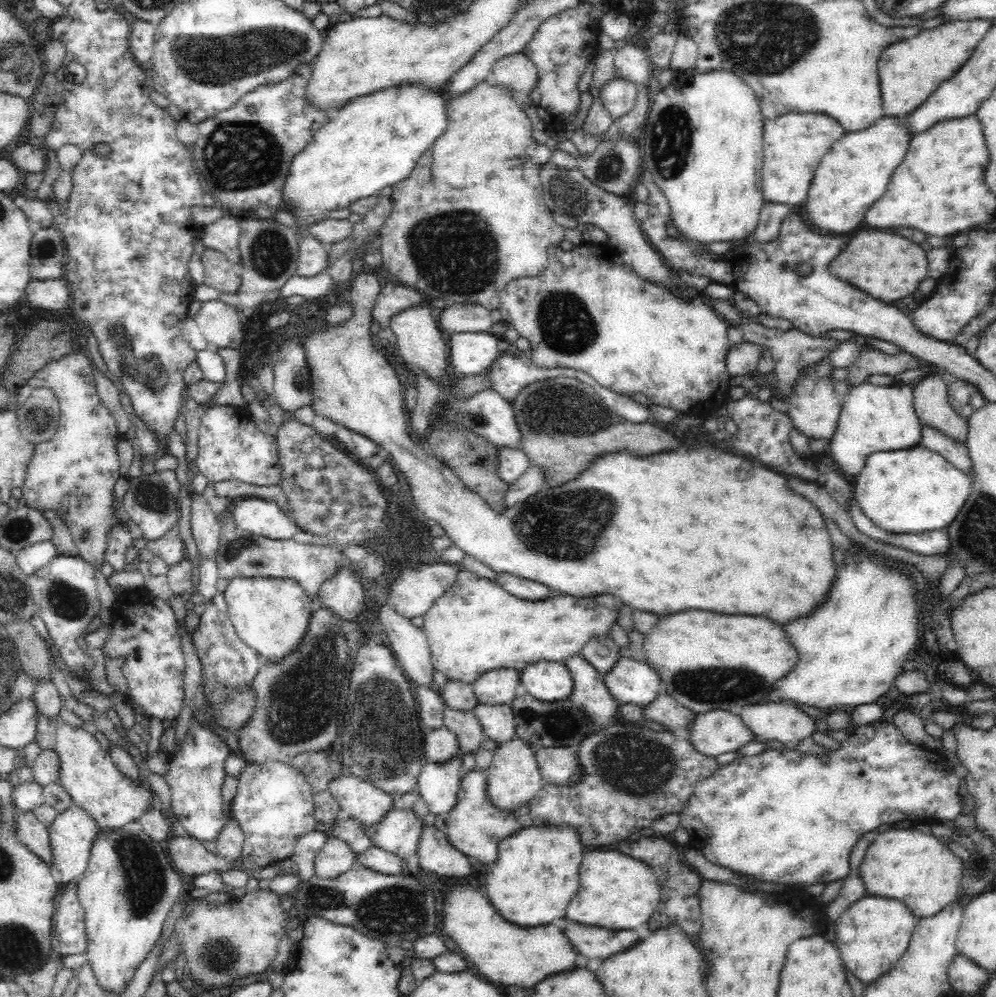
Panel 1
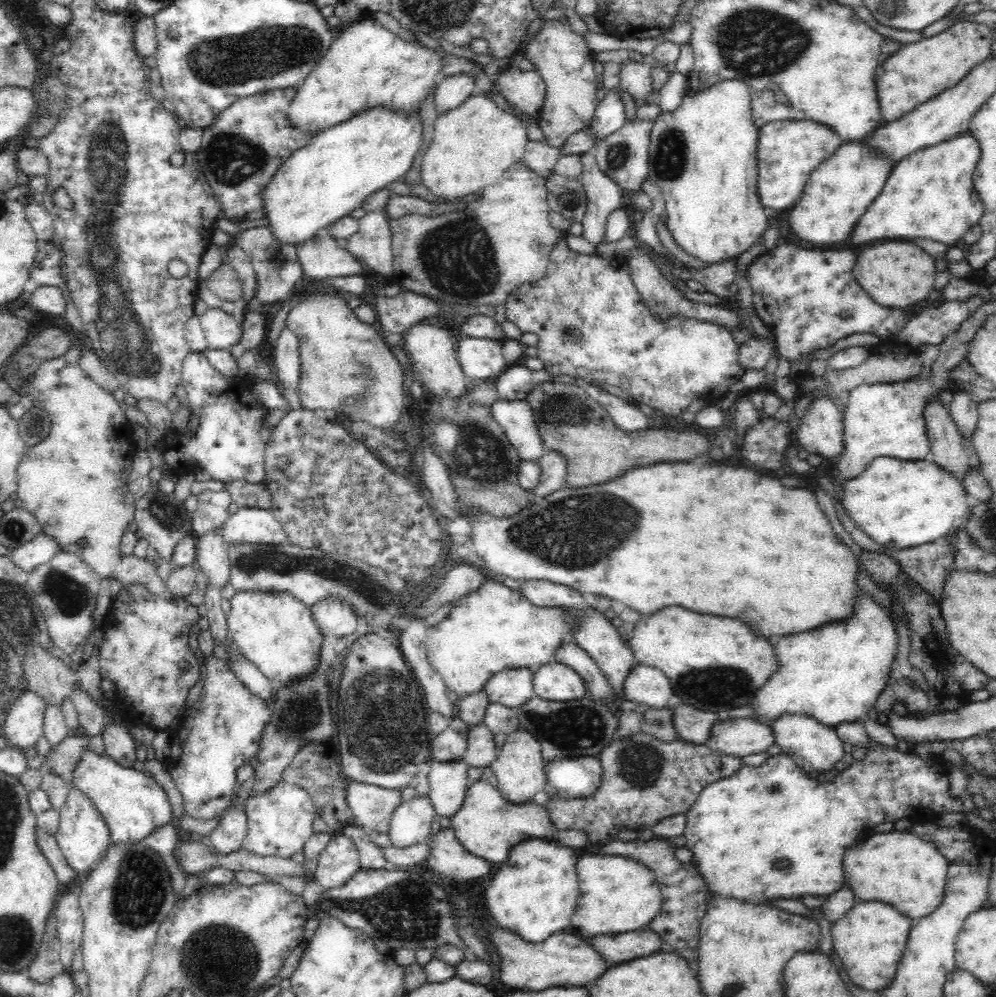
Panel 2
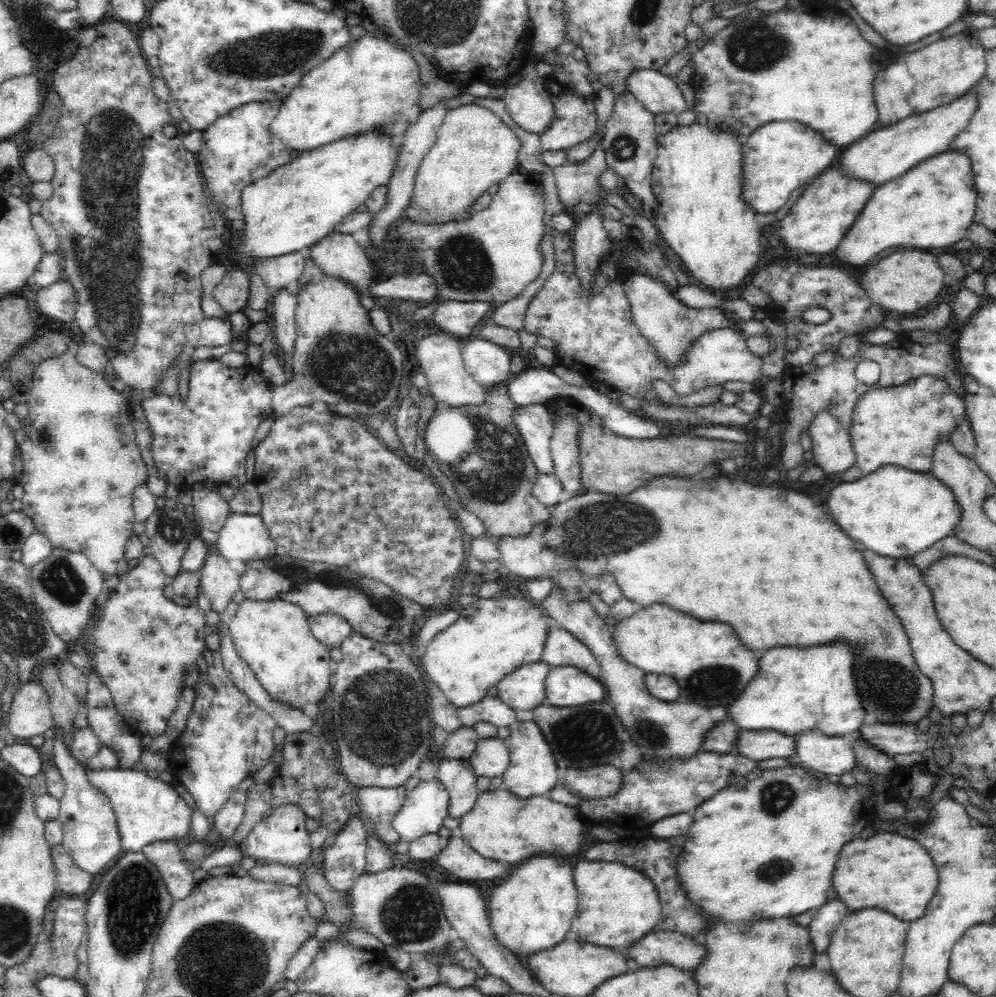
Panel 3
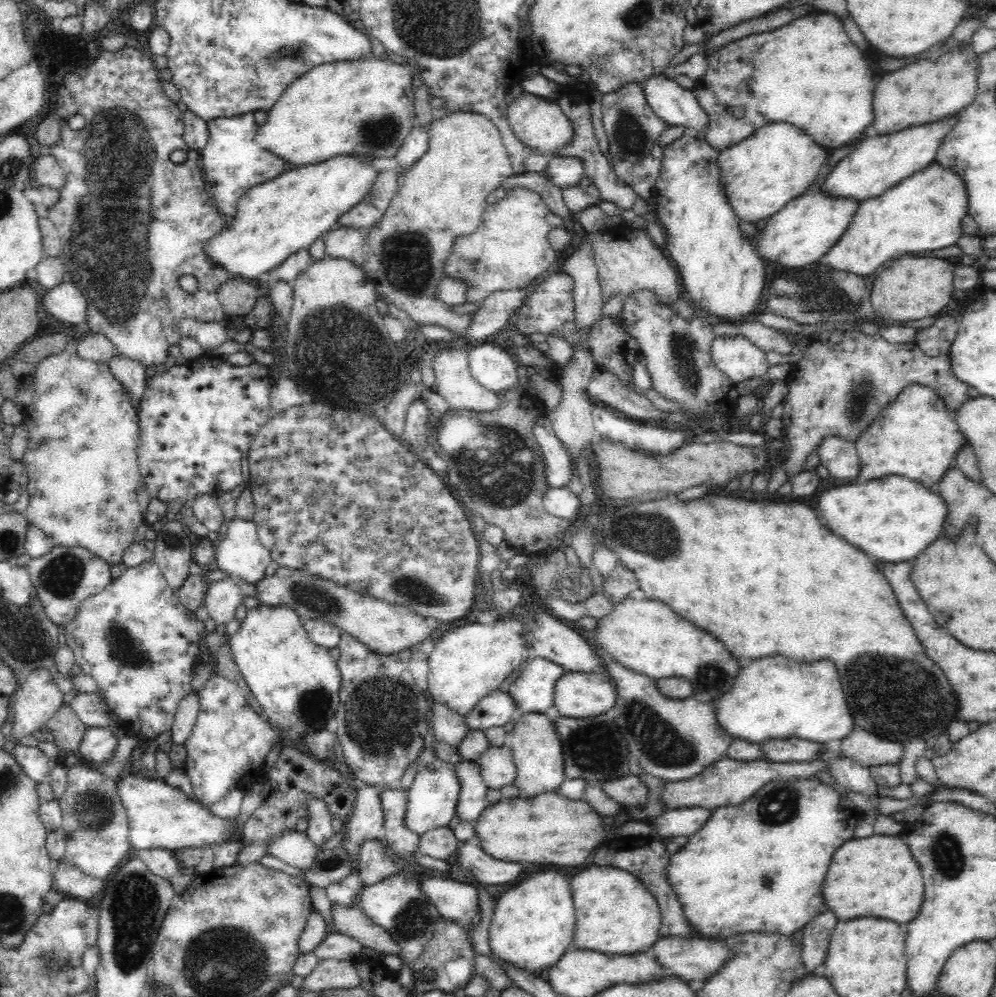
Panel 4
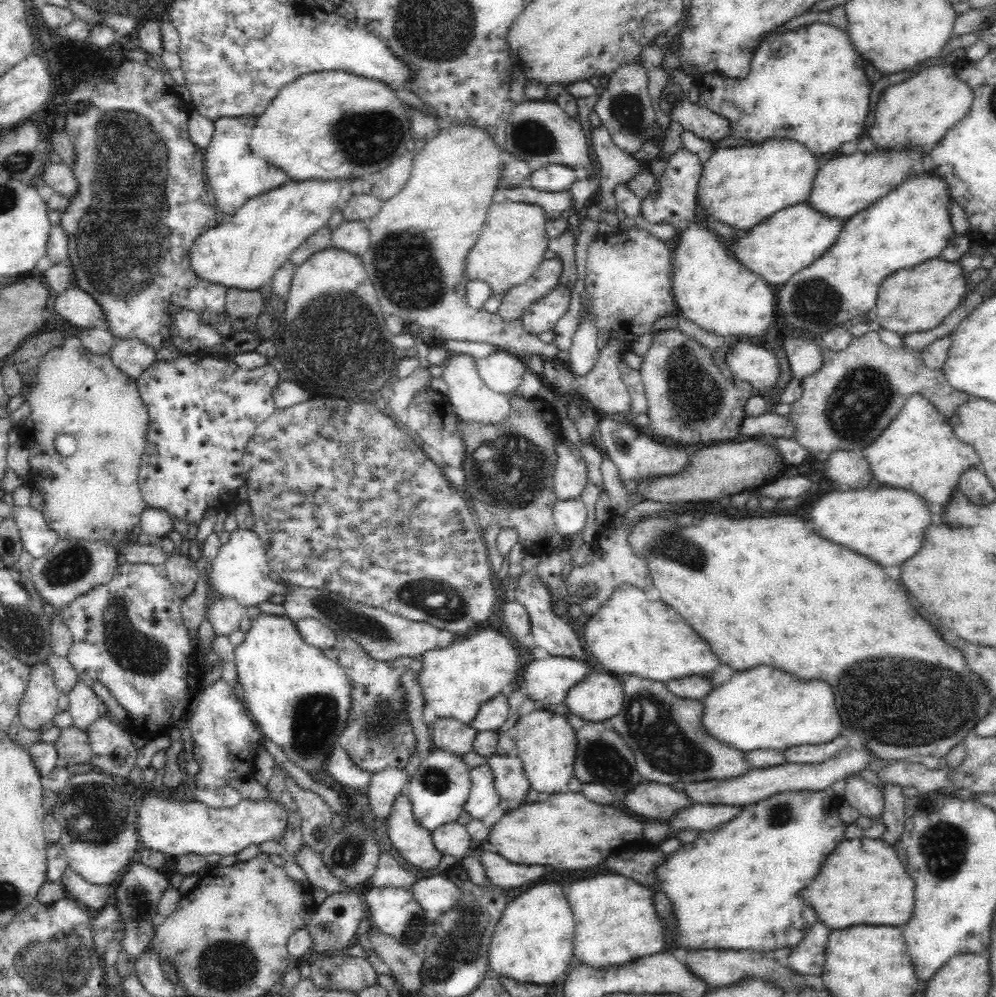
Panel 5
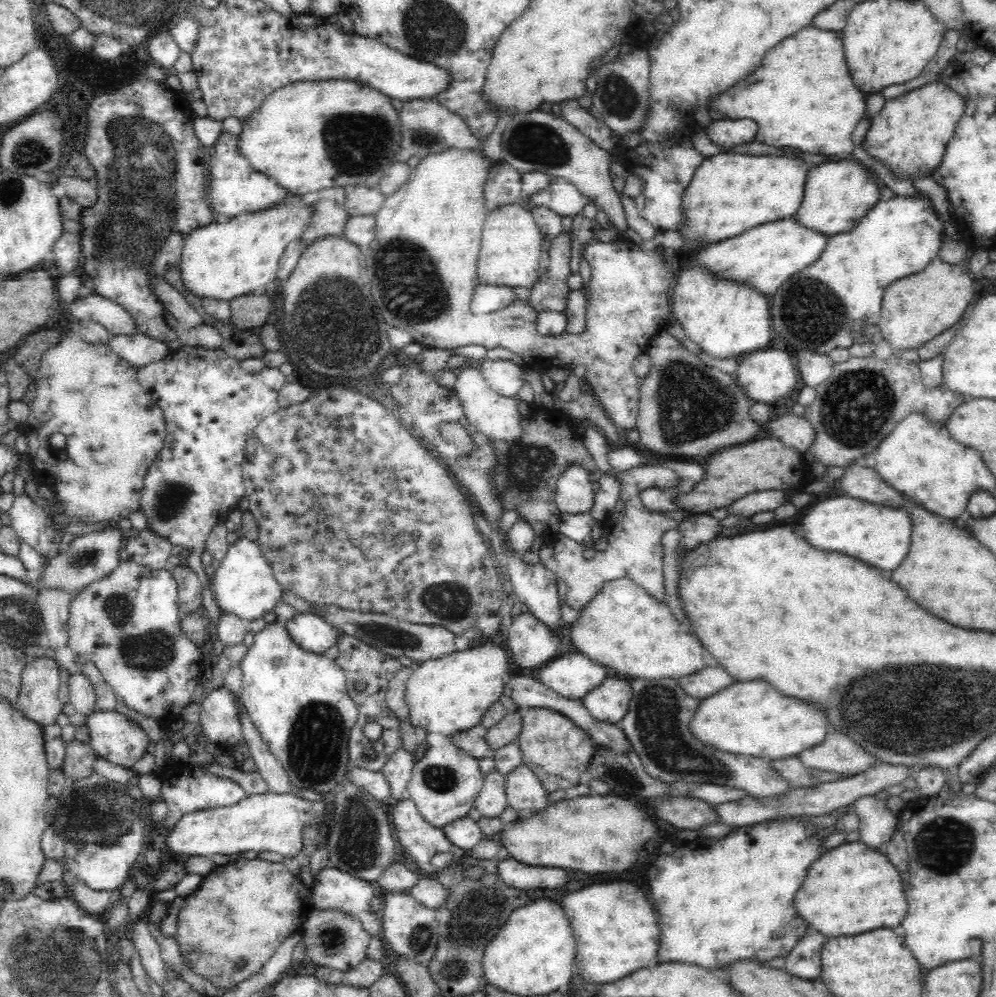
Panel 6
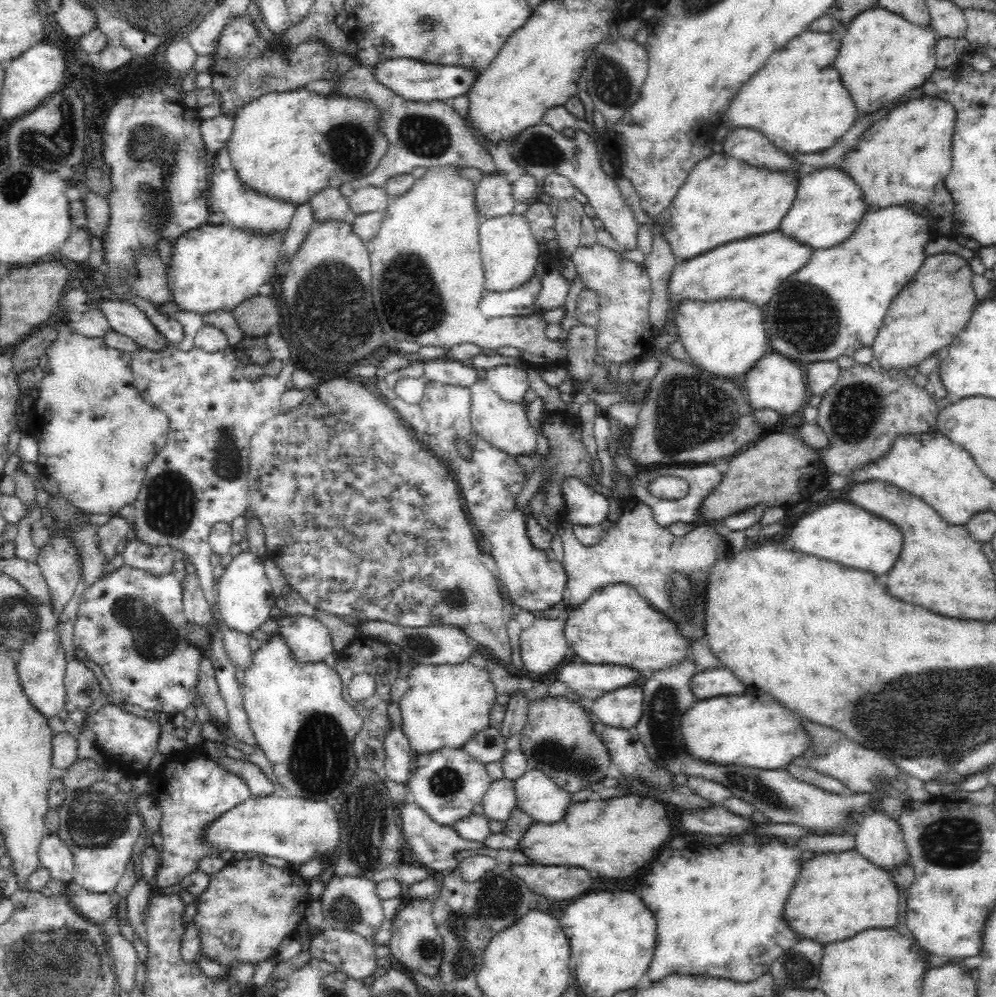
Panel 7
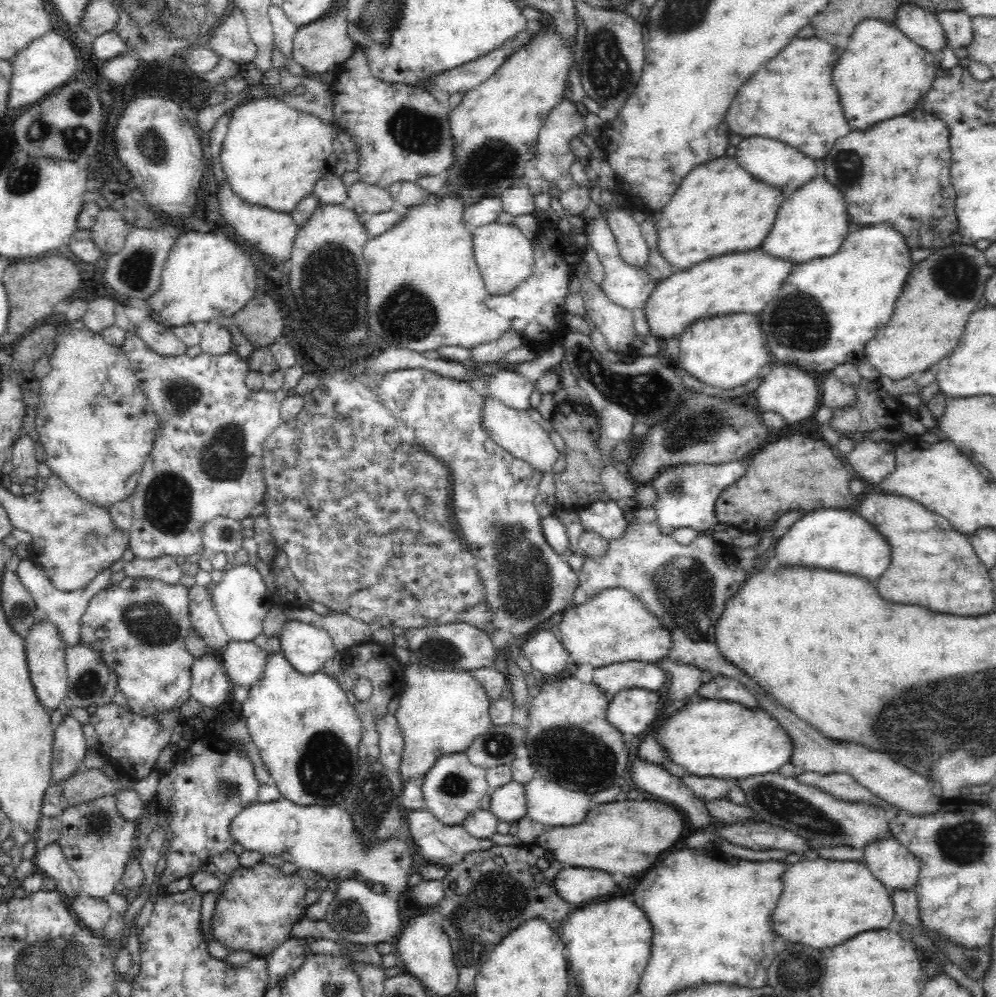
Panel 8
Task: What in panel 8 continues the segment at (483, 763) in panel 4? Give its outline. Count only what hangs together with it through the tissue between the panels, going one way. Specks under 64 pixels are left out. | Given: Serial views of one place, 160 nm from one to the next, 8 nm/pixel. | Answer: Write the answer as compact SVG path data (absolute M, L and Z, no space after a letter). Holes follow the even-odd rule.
M539 775L524 784L527 816L548 827L570 826L582 822L592 795L566 790Z

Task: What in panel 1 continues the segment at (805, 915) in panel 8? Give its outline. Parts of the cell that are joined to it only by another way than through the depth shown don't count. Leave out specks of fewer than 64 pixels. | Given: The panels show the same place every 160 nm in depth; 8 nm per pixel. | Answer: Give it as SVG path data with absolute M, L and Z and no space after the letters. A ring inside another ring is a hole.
M894 828L878 834L859 871L868 895L901 900L919 919L938 914L957 899L964 878L964 865L965 862L952 854L936 836Z

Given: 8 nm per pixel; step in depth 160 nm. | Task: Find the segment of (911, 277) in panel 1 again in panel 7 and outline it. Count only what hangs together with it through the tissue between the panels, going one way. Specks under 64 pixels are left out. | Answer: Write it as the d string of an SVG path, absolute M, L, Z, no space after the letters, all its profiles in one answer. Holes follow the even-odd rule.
M938 253L925 258L914 278L892 298L871 346L882 370L898 368L903 372L934 352L942 353L952 343L979 302L970 279L973 275L968 261L956 253Z

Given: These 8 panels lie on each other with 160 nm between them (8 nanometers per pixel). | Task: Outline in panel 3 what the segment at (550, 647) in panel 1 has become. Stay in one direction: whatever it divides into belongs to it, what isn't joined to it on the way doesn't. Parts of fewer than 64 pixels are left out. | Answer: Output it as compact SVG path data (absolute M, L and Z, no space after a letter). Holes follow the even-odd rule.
M503 593L498 598L480 598L476 603L476 612L470 616L462 616L447 628L438 631L426 644L421 647L418 654L428 680L436 683L454 706L470 706L486 697L490 686L495 686L506 674L533 662L540 662L545 649L547 634L550 625L546 621L538 603L526 600L523 596L512 593Z

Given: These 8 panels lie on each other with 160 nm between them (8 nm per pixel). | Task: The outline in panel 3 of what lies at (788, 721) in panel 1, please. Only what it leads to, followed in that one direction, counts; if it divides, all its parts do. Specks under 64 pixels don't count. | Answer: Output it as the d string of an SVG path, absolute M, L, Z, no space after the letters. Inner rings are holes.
M819 730L794 734L793 760L813 774L841 776L859 766L852 745L842 736L828 736Z

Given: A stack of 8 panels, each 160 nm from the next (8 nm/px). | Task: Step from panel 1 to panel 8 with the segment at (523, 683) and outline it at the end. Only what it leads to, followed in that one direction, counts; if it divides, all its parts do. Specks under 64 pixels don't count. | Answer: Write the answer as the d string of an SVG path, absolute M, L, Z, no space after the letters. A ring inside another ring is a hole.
M624 689L609 697L606 719L621 733L643 734L658 710L657 697L652 691Z

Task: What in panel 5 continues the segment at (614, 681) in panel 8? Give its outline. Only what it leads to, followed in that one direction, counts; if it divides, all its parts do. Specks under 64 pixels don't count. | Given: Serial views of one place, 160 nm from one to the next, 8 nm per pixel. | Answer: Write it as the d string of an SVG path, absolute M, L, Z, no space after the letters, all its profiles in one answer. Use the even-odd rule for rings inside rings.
M549 655L543 660L530 662L524 670L522 680L524 680L527 698L530 699L537 708L550 710L552 705L555 706L556 704L560 704L560 702L564 702L566 692L570 690L570 686L578 684L588 673L592 672L593 670L589 663L584 661Z

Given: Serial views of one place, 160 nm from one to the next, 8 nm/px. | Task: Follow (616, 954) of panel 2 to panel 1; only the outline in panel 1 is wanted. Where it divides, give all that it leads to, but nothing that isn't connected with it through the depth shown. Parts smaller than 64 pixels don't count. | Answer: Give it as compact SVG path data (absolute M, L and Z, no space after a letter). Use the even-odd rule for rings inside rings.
M569 918L564 919L565 928L562 929L562 933L566 935L566 940L570 941L570 945L578 954L587 959L604 960L612 954L628 950L640 938L632 929L616 931L606 927L582 924Z

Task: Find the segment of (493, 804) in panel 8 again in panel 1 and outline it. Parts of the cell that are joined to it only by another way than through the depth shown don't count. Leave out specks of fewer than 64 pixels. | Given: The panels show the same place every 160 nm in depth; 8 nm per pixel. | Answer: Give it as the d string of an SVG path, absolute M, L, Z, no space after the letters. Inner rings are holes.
M461 754L444 762L428 761L422 766L414 790L426 802L432 814L443 817L453 810L460 786L460 766Z

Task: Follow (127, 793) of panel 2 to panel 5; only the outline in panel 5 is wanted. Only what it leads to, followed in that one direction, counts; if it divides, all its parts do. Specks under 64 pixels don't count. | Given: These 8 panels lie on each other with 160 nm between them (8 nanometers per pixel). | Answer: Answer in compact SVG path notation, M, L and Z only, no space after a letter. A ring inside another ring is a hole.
M150 787L141 798L138 814L138 838L145 847L164 854L220 854L230 856L244 850L250 844L258 845L266 840L276 842L287 826L288 807L282 803L242 799L229 809L213 809L196 800L177 800L160 797L157 789Z

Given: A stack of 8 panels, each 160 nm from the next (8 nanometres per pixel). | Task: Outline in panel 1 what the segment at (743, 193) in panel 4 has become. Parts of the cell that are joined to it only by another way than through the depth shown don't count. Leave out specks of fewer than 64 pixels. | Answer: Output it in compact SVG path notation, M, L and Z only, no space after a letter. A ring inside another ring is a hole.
M786 112L774 119L766 119L763 128L762 182L765 201L796 206L806 202L811 182L830 146L845 134L844 128L834 118L818 112Z

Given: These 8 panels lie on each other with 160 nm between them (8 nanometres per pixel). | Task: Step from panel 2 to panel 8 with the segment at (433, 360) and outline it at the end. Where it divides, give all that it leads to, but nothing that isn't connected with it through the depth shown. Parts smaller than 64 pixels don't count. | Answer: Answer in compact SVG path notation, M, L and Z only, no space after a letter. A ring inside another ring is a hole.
M487 395L482 398L480 423L482 423L482 429L484 429L486 436L516 458L525 460L541 473L552 470L552 464L558 458L558 450L554 447L549 432L545 432L538 423L530 419L527 410L510 408Z

